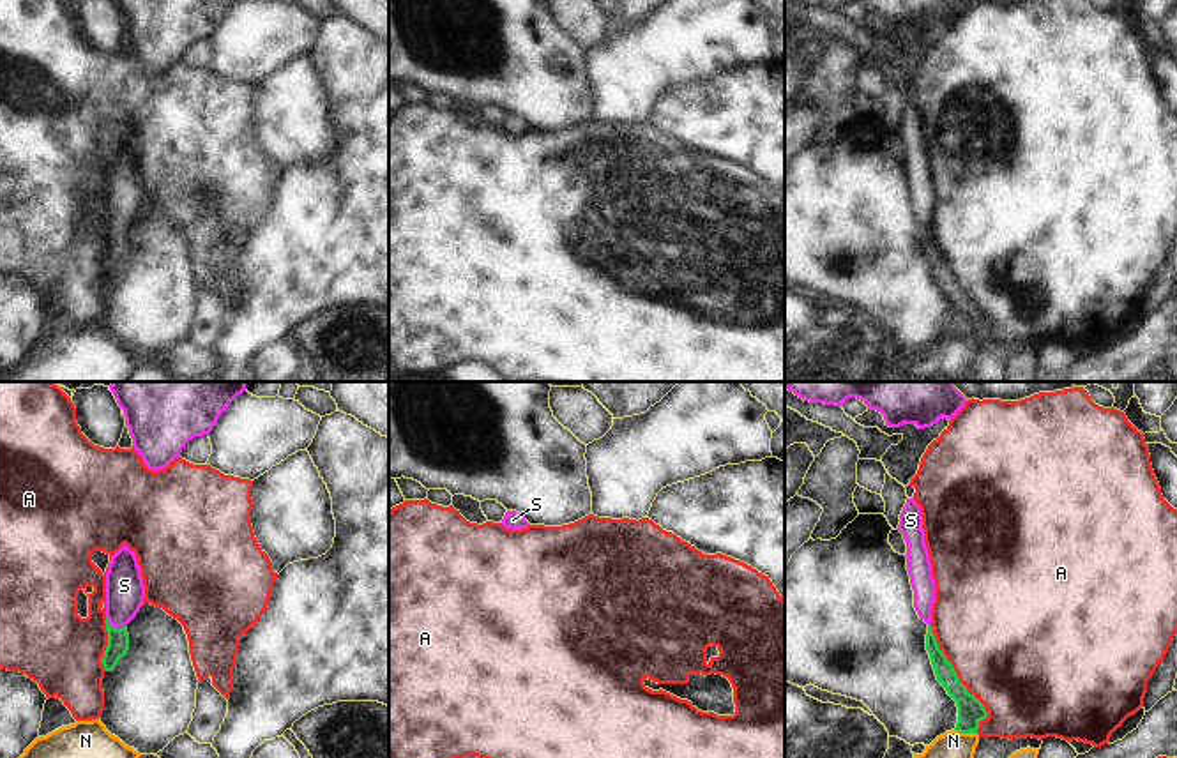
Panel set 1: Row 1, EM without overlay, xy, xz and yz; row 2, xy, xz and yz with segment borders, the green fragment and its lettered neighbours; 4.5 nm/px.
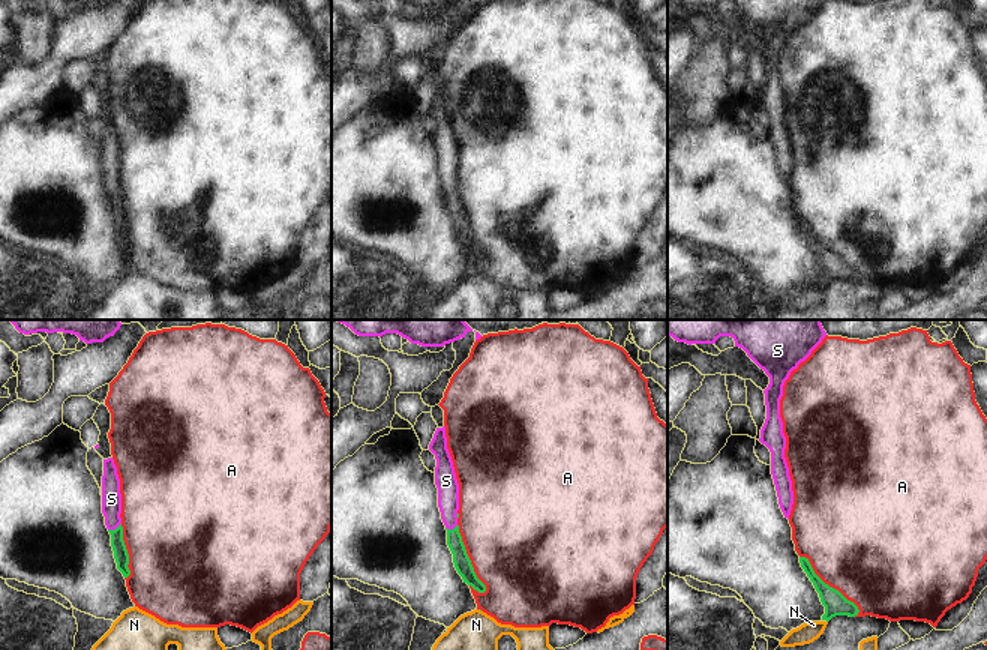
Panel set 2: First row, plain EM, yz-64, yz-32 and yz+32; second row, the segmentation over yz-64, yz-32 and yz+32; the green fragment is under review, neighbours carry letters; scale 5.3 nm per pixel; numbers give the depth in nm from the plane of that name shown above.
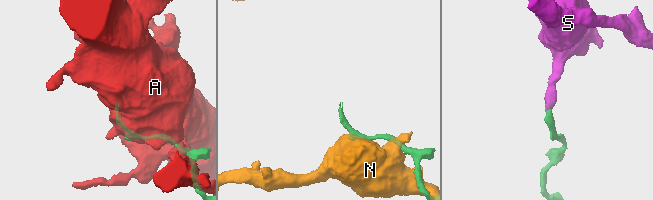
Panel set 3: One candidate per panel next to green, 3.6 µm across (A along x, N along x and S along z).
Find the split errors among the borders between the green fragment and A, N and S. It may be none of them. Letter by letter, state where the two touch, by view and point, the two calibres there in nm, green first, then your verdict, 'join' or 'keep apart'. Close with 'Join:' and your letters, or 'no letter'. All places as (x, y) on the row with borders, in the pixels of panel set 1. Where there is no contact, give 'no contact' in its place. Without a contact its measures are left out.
A: yz (958, 679) | 120/500 nm | keep apart
N: yz (965, 732) | 120/130 nm | keep apart
S: xy (113, 628) | 100/180 nm | join
Join: S

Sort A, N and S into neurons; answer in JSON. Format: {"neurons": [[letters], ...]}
{"neurons": [["A"], ["N"], ["S"]]}

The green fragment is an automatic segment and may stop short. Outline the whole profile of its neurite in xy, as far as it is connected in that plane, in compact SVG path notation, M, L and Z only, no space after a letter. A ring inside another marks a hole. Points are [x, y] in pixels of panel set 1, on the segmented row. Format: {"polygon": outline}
{"polygon": "M125 544L111 557L106 572L106 631L108 647L101 659L106 671L113 671L129 650L127 624L143 604L145 587L134 551Z"}

